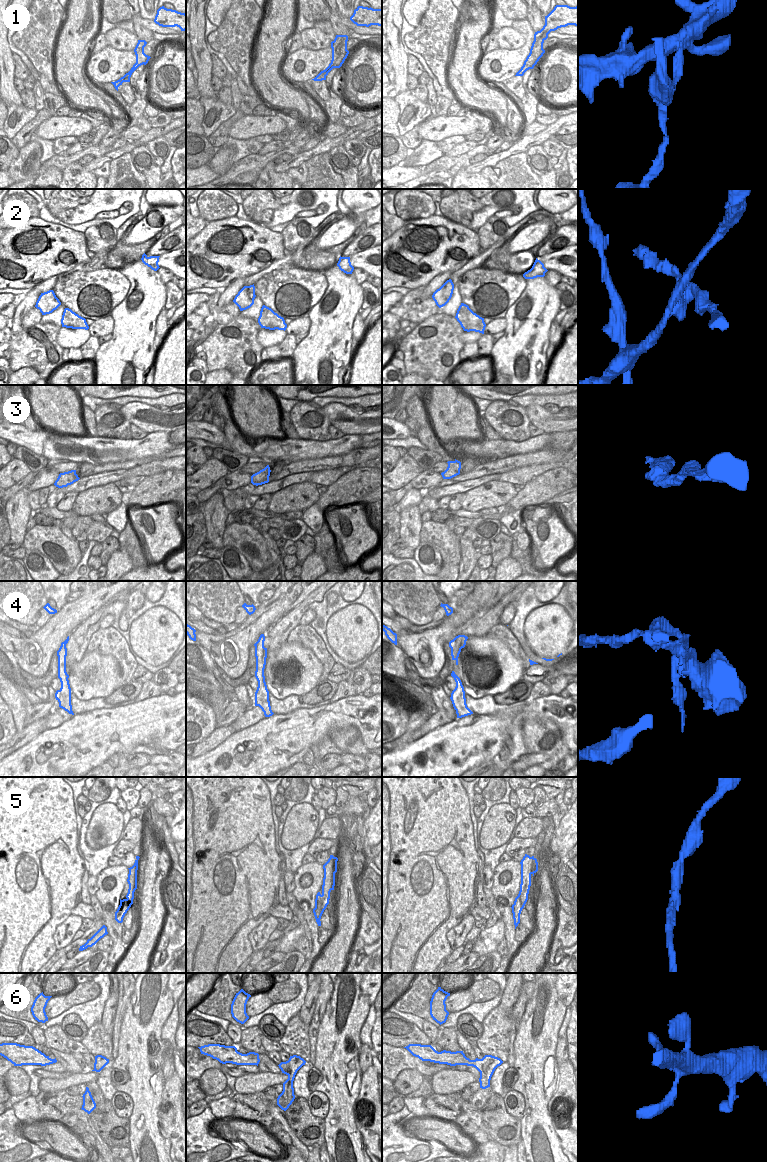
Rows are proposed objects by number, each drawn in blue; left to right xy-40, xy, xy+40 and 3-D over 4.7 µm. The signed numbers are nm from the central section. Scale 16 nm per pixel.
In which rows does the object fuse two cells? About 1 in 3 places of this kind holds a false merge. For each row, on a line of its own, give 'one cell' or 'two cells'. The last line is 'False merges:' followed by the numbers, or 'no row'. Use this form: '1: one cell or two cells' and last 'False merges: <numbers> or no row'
1: two cells
2: two cells
3: one cell
4: two cells
5: one cell
6: one cell
False merges: 1, 2, 4

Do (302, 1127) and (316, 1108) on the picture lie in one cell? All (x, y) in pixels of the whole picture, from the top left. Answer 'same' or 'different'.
different

